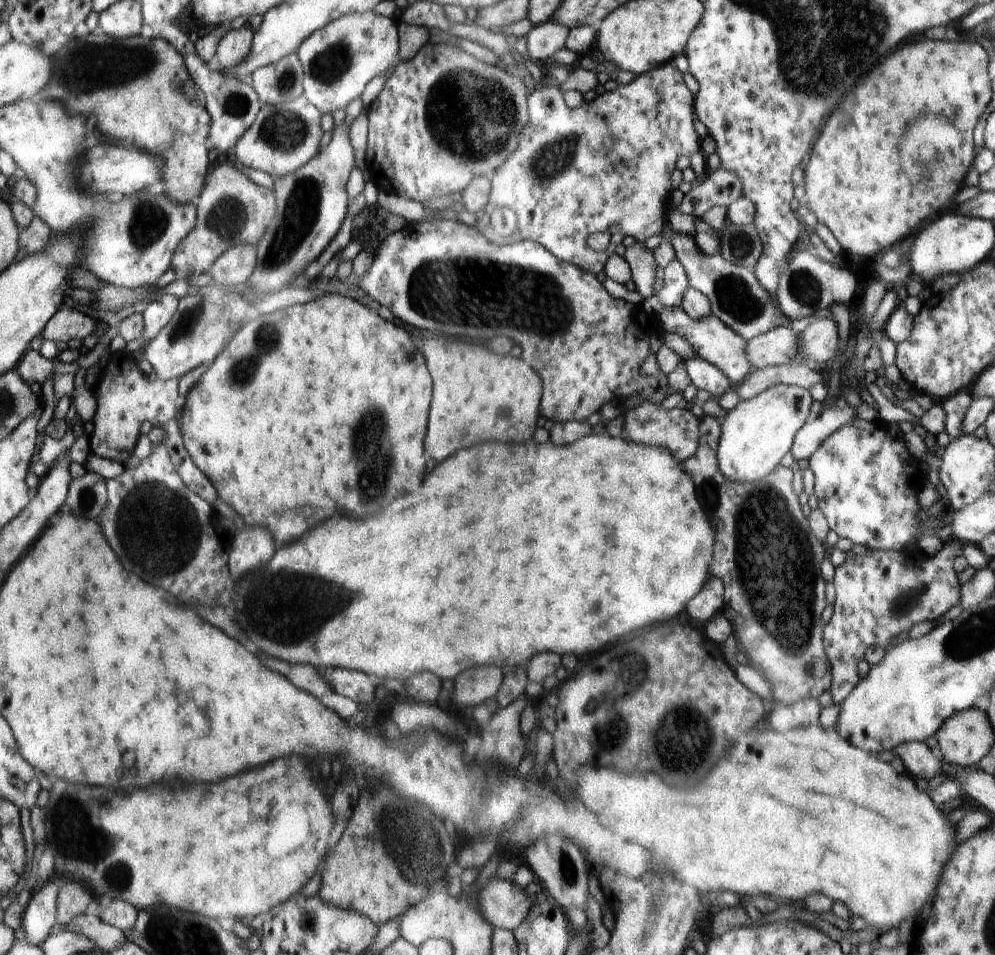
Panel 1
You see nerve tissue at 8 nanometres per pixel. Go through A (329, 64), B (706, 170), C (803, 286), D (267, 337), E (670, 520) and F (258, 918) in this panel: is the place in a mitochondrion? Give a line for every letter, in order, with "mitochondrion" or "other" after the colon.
A: mitochondrion
B: other
C: mitochondrion
D: mitochondrion
E: other
F: other

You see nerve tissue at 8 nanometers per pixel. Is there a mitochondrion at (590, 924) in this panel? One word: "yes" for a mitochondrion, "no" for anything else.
no

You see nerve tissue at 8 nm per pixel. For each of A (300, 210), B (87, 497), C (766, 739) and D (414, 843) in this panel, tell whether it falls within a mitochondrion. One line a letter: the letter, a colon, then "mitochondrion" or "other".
A: mitochondrion
B: mitochondrion
C: other
D: mitochondrion

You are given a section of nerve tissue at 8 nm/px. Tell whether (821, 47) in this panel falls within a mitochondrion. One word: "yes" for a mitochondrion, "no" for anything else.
yes

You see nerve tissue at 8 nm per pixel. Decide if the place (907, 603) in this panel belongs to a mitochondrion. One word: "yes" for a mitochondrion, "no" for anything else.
yes

